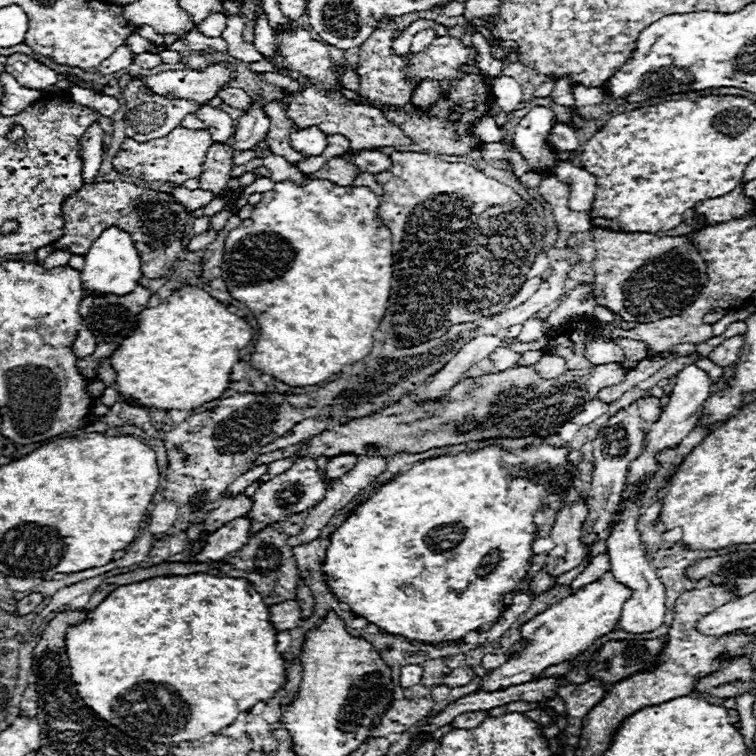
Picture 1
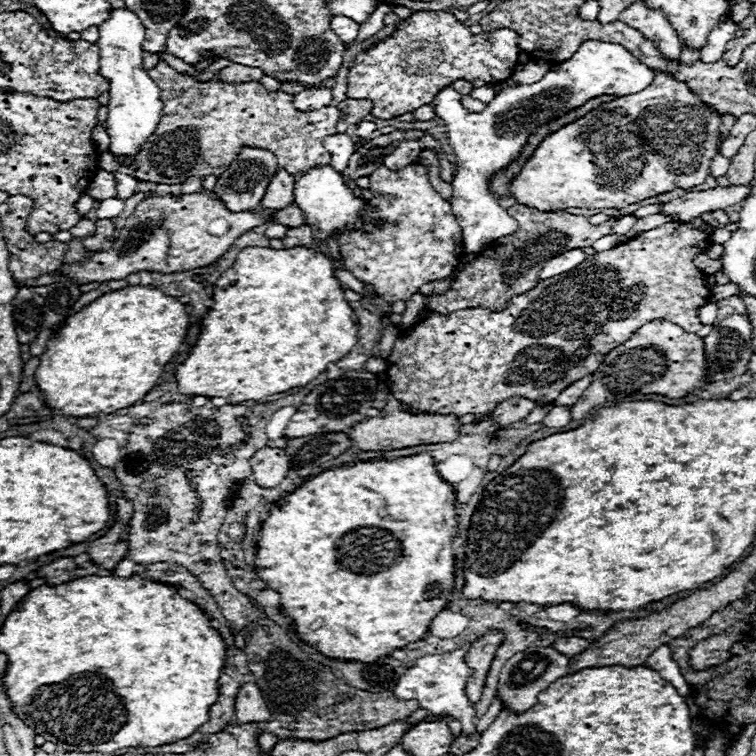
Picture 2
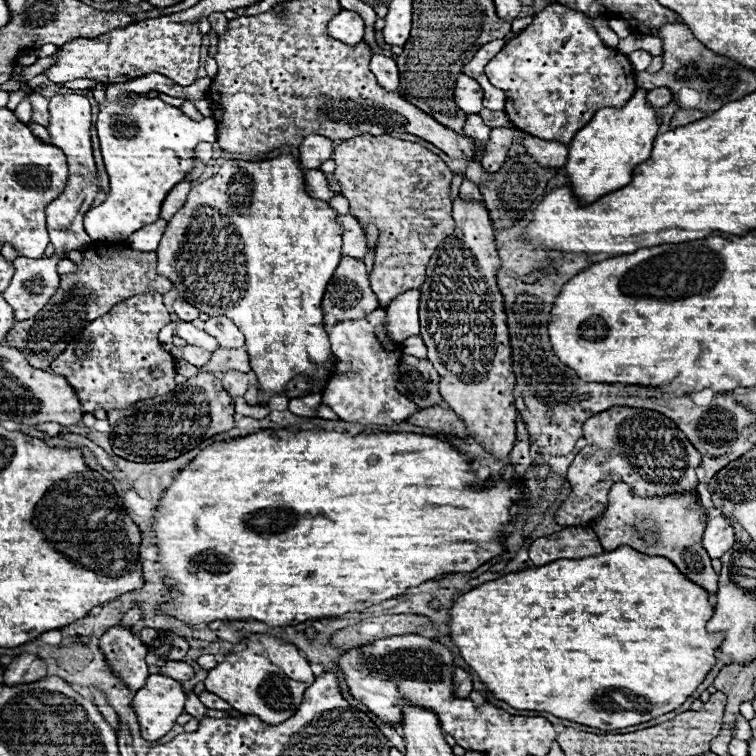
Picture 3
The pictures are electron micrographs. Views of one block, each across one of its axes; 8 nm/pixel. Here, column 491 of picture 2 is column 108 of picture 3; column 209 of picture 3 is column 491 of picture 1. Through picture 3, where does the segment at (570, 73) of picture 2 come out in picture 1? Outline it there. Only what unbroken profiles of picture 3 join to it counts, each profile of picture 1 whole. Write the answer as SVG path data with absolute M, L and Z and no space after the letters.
M482 116L470 126L470 134L474 134L480 142L498 142L502 138L502 130L494 122L492 116Z

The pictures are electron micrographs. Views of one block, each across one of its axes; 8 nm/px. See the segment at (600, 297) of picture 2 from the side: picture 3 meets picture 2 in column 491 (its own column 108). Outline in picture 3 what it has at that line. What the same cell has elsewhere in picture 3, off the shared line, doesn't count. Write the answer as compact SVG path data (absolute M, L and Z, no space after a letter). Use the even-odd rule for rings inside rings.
M148 292L132 296L114 306L106 316L90 322L82 336L68 344L68 348L50 364L50 372L64 376L76 390L82 410L126 410L138 400L162 396L174 390L176 366L170 352L158 342L158 332L170 322L170 314L162 304L162 294ZM160 368L162 376L154 378L152 370Z

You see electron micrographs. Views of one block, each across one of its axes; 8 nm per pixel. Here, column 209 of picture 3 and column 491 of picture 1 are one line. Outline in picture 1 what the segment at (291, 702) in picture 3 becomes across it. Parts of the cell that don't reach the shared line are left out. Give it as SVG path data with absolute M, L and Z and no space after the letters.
M606 572L602 576L602 582L592 582L588 586L584 586L582 590L578 590L576 594L564 598L560 604L538 614L536 618L532 618L530 622L526 622L522 626L522 638L528 638L530 644L524 650L516 652L506 664L492 670L490 676L482 678L482 690L494 692L494 690L508 688L512 684L530 682L546 666L570 660L576 654L580 654L582 650L590 648L596 638L600 638L606 632L616 628L622 604L626 602L626 598L630 598L630 594L632 594L630 588L616 582L614 576L610 572Z

